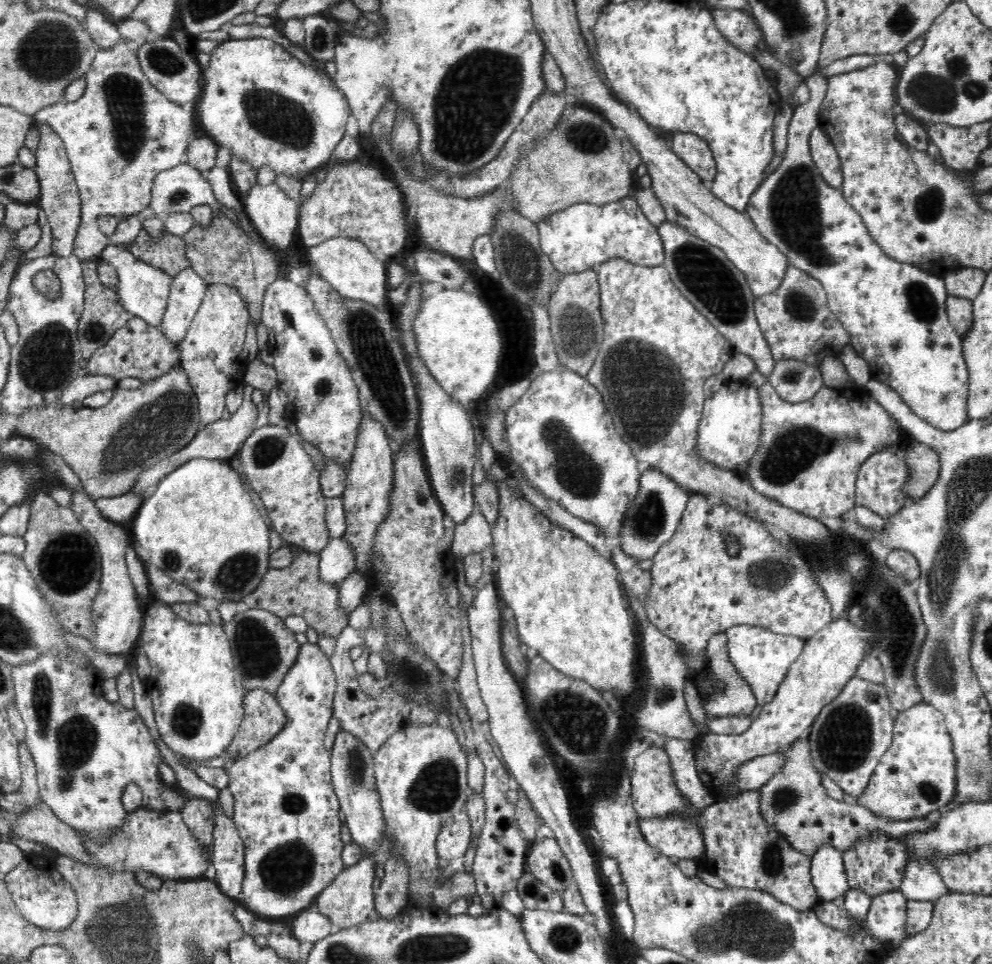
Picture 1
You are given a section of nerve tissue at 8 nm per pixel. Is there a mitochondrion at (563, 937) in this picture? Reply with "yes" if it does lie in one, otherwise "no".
yes

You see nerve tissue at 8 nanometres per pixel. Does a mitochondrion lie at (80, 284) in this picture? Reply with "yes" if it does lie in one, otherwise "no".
no

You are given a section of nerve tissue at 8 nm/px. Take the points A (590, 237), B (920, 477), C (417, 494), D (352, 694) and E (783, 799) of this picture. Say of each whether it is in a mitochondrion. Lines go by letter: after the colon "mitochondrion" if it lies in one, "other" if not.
A: other
B: mitochondrion
C: mitochondrion
D: other
E: mitochondrion

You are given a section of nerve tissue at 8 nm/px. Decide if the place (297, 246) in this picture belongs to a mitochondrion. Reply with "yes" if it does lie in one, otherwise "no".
no

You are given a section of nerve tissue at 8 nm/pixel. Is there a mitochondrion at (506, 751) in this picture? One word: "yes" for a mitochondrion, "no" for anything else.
no

